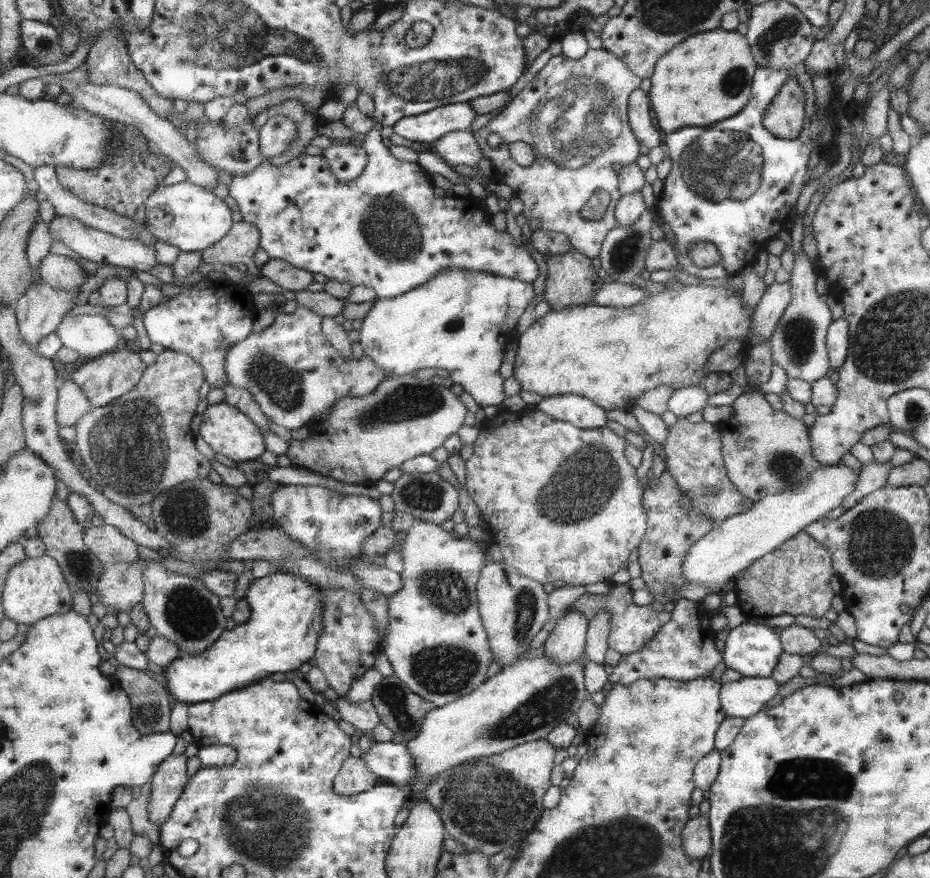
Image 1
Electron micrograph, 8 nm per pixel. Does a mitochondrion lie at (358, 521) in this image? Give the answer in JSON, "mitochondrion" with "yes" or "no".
{"mitochondrion":"yes"}

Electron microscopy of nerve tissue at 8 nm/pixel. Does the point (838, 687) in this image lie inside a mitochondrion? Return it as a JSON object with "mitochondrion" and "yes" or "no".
{"mitochondrion":"no"}

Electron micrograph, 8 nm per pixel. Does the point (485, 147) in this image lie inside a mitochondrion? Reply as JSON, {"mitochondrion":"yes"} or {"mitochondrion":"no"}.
{"mitochondrion":"no"}

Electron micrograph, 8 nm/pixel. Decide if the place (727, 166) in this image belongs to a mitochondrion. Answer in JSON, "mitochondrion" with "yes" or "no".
{"mitochondrion":"yes"}

